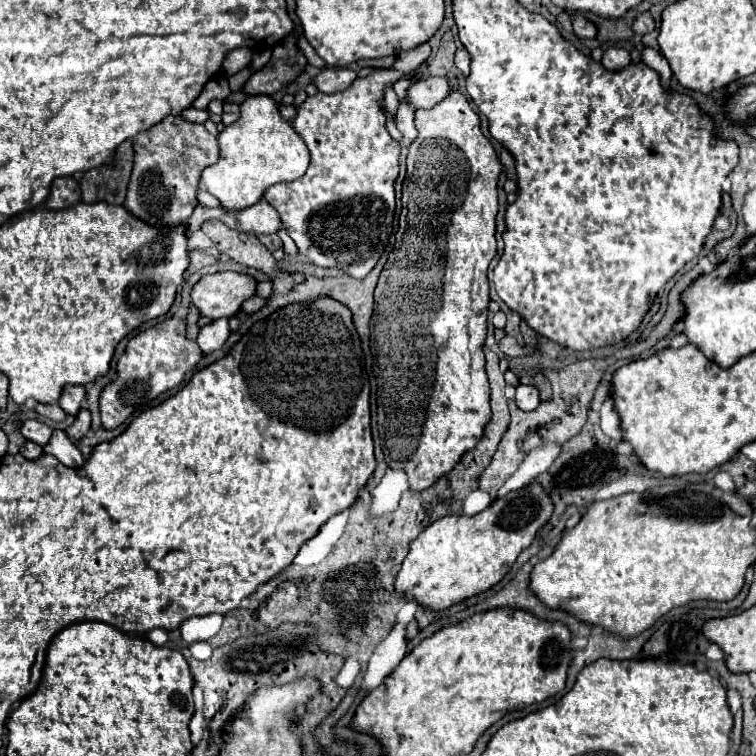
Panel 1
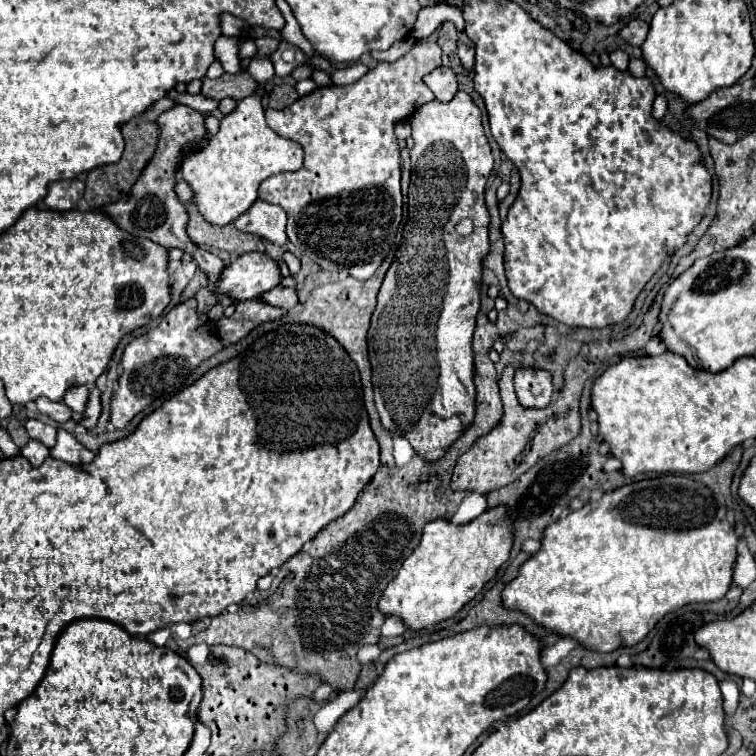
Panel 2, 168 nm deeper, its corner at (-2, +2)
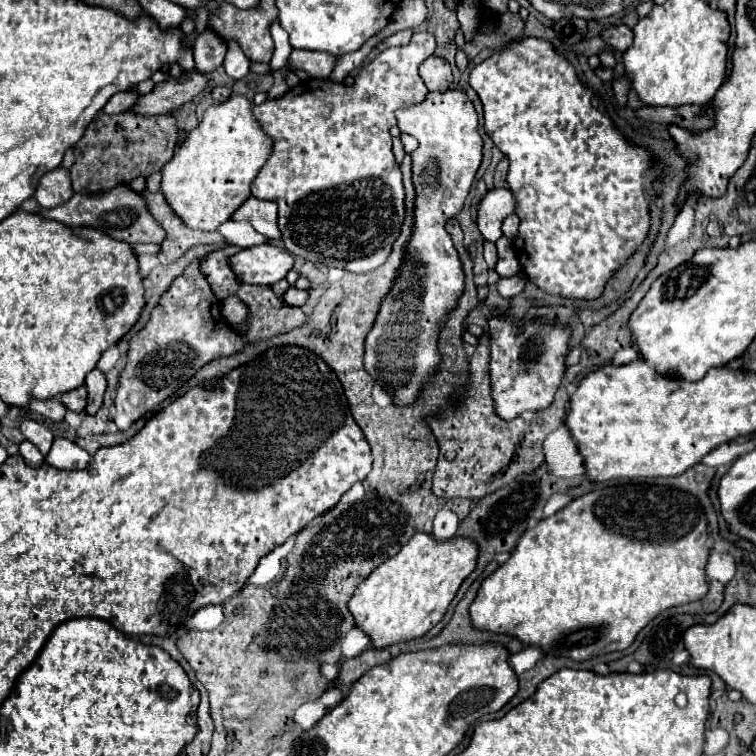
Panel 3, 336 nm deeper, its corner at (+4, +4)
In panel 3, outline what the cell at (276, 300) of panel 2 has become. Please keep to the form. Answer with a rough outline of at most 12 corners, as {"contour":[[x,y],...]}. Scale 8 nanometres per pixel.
{"contour":[[289,288],[283,300],[289,306],[303,306],[309,298],[307,290]]}

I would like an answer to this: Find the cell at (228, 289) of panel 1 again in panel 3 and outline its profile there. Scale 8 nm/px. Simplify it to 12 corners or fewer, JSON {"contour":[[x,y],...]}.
{"contour":[[273,244],[233,254],[245,284],[271,286],[293,268],[293,256]]}

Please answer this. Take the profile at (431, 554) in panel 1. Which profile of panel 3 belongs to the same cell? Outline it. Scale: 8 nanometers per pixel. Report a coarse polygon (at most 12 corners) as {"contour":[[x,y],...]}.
{"contour":[[415,534],[355,588],[377,650],[427,634],[477,546]]}

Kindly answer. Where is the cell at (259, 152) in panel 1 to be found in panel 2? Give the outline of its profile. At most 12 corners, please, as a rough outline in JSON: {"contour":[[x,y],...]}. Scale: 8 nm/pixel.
{"contour":[[237,102],[183,166],[199,212],[225,226],[303,148]]}

